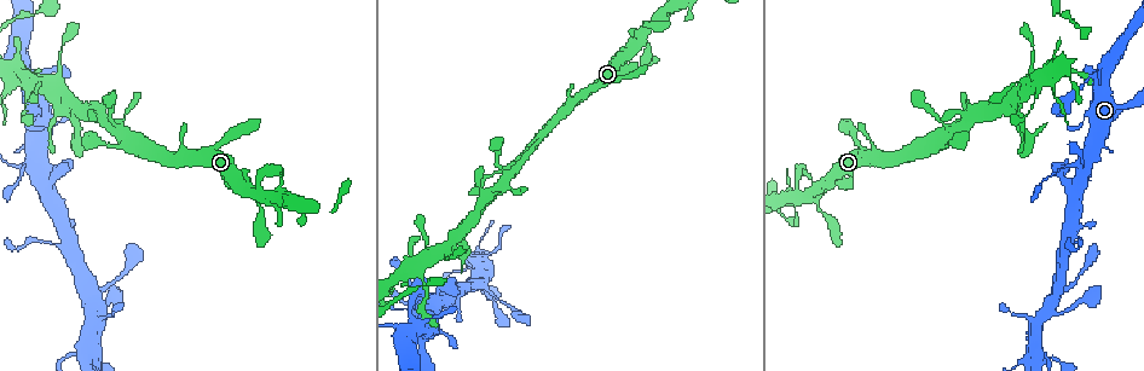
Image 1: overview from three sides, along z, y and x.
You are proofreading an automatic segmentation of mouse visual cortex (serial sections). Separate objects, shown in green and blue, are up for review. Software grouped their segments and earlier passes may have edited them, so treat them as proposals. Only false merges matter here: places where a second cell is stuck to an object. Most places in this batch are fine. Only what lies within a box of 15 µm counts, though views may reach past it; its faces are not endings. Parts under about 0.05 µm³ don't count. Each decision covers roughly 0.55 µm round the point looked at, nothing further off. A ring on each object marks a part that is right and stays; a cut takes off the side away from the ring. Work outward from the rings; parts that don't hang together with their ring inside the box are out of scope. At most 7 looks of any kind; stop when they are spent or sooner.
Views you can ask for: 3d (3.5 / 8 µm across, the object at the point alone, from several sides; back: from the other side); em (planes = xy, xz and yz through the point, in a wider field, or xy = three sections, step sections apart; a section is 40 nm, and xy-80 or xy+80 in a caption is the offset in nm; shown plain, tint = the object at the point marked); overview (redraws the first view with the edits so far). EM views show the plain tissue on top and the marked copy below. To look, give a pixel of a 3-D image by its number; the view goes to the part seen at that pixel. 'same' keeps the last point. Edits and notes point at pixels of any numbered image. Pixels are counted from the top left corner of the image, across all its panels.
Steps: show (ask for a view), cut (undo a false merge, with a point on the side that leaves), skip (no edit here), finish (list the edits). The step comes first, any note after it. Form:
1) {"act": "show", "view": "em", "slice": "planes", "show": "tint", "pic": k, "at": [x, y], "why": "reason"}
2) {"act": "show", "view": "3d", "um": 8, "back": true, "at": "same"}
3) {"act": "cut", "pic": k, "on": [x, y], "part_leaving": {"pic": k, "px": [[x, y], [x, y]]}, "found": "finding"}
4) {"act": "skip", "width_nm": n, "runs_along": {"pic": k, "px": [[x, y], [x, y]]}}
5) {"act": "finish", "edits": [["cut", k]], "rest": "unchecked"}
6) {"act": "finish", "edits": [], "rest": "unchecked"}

{"act": "show", "view": "3d", "um": 8, "pic": 1, "at": [60, 113], "why": "calibre changes"}

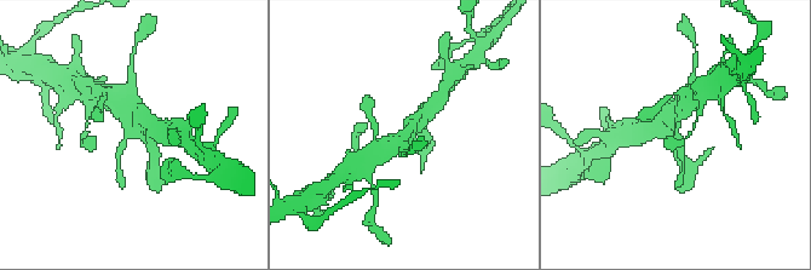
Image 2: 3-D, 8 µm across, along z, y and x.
{"act": "show", "view": "em", "slice": "xy", "step": 1, "show": "tint", "pic": 2, "at": [130, 132], "why": "need the tissue"}

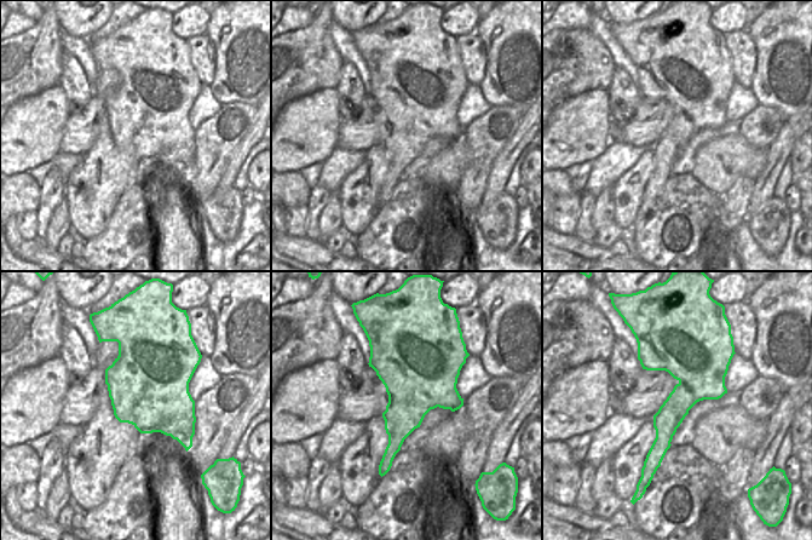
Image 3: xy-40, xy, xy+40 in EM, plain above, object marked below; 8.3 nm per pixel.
{"act": "skip", "found": "one cell here"}

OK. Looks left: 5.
{"act": "show", "view": "3d", "um": 8, "pic": 1, "at": [62, 246], "why": "abrupt turn"}

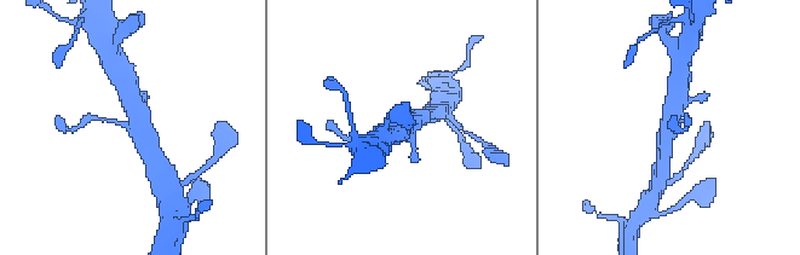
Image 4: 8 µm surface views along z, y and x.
{"act": "show", "view": "em", "slice": "xy", "step": 2, "show": "tint", "pic": 4, "at": [130, 123], "why": "need the tissue"}

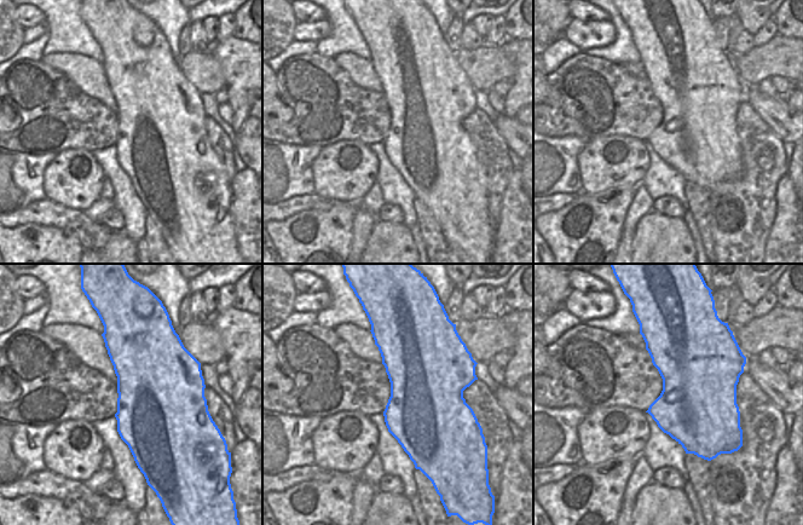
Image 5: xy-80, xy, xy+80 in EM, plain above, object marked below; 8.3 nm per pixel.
{"act": "skip", "runs_along": {"pic": 4, "px": [[127, 85], [139, 128], [153, 146]]}, "found": "all the same cell"}

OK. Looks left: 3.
{"act": "show", "view": "3d", "um": 3.5, "back": true, "pic": 1, "at": [499, 301], "why": "a narrow waist"}

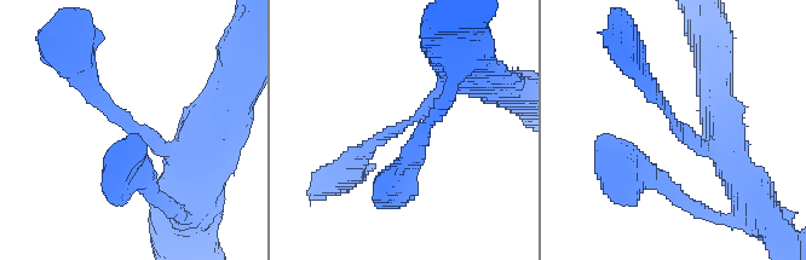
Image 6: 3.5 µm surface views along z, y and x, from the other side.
{"act": "show", "view": "em", "slice": "xy", "step": 2, "show": "tint", "pic": 6, "at": [404, 125], "arm_widths_nm": [200, 250]}

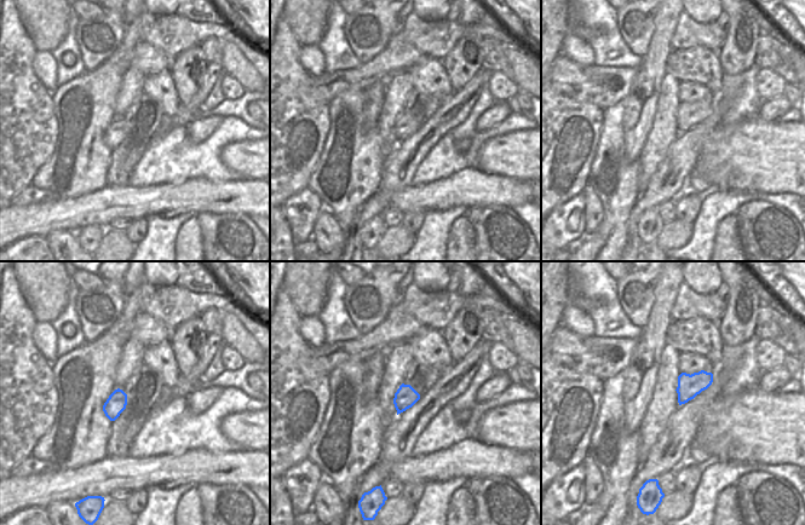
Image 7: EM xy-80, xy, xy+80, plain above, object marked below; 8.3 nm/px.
{"act": "skip", "runs_along": {"pic": 6, "px": [[466, 74], [353, 161]]}, "found": "continuous, no second cell"}

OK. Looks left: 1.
{"act": "finish", "edits": [], "rest": "unchecked"}

